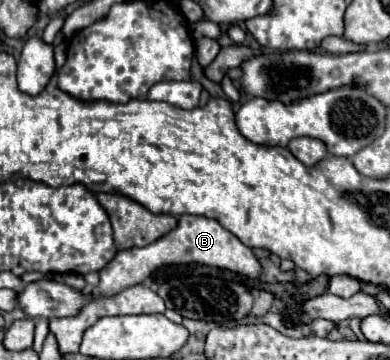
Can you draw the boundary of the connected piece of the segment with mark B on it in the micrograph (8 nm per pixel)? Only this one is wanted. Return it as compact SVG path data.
M184 214L184 216L180 216L178 226L170 234L152 242L150 246L116 252L116 256L100 270L100 284L96 288L92 288L92 292L96 292L96 296L112 296L112 294L122 292L128 286L134 286L134 284L146 280L156 268L160 268L164 264L190 264L190 262L224 268L224 270L230 270L234 274L240 274L240 276L246 276L252 280L260 278L260 274L262 274L262 266L260 266L258 258L254 256L252 248L244 246L232 232L222 228L212 218Z

